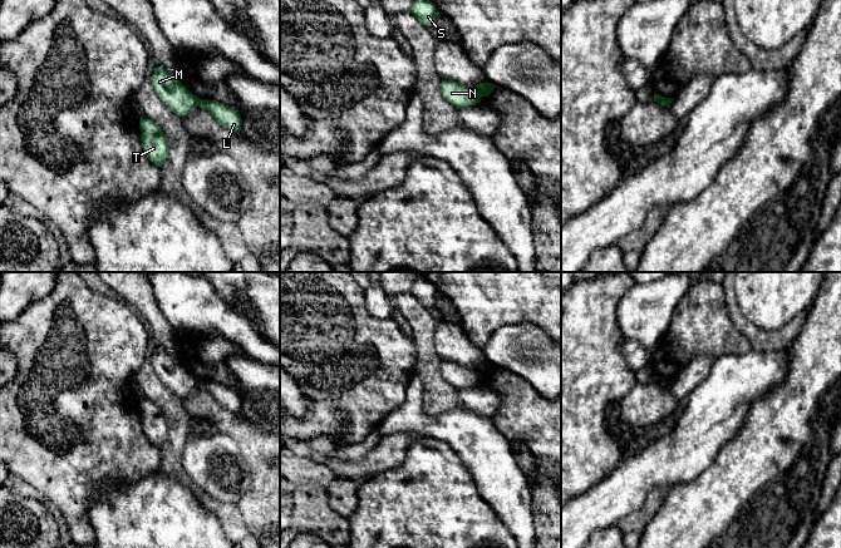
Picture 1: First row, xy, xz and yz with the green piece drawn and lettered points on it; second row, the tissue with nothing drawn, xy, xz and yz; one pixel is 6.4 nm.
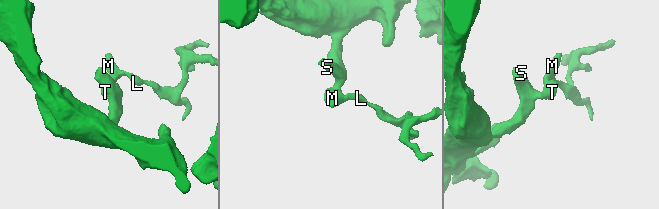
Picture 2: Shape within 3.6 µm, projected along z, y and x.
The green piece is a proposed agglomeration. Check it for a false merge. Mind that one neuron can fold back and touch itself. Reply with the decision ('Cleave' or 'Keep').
Cleave

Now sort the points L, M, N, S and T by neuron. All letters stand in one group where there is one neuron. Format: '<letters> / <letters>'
L / M N S T

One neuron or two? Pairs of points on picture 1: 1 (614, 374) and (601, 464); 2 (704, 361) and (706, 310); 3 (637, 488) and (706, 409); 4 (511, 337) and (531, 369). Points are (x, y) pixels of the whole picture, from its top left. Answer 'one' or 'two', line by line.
1: one
2: two
3: one
4: one

